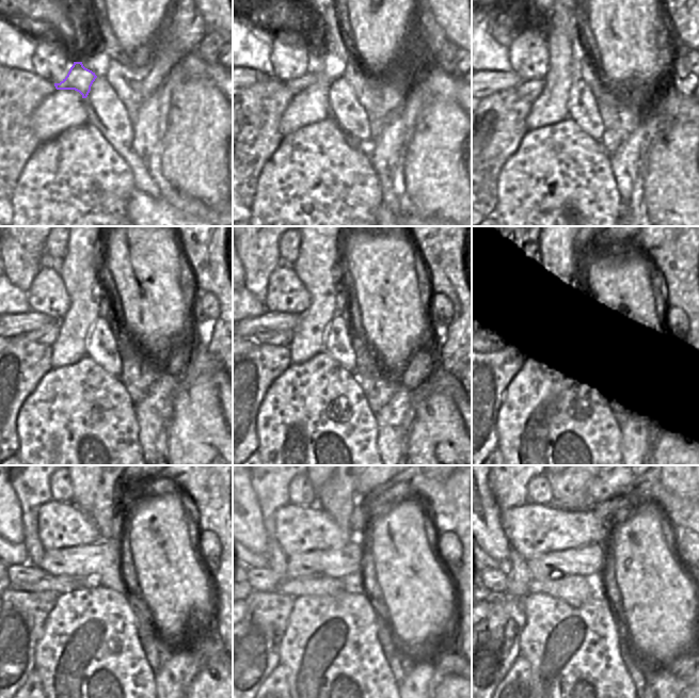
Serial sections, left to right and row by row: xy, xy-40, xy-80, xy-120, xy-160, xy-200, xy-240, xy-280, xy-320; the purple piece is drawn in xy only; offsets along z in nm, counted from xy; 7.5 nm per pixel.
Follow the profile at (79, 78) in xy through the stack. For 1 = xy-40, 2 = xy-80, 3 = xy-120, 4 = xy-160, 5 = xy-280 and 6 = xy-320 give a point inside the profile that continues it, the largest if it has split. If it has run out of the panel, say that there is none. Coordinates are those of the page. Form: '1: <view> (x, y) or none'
1: xy-40 (296, 85)
2: xy-80 (528, 91)
3: xy-120 (48, 334)
4: xy-160 (272, 337)
5: xy-280 (259, 578)
6: xy-320 (495, 580)

